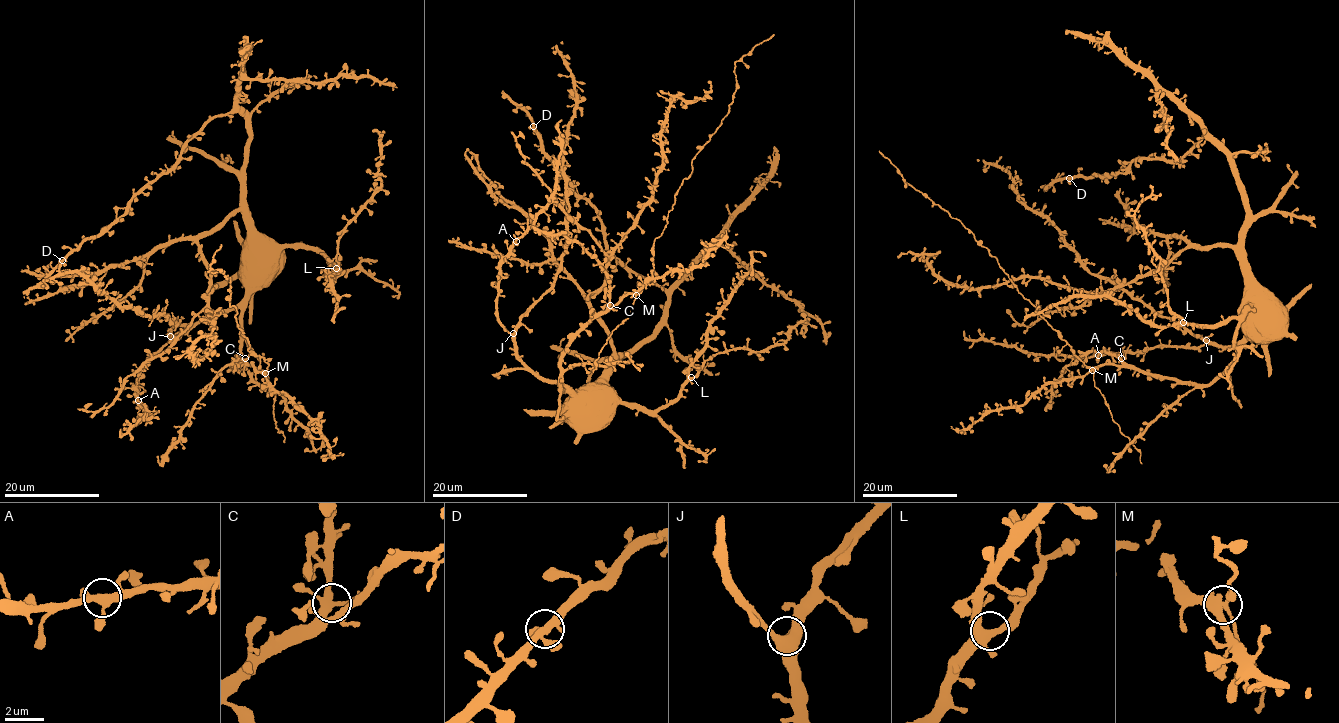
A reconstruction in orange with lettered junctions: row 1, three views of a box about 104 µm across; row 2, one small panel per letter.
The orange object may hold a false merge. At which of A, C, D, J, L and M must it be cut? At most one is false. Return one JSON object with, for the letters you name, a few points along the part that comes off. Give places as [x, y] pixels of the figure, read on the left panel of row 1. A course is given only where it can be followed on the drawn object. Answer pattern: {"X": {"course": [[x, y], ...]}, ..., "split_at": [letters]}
{"split_at": []}

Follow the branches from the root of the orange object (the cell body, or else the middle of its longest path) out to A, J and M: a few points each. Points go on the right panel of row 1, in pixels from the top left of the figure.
A: (1246, 330), (1237, 345), (1226, 347), (1206, 342), (1192, 347), (1158, 344), (1135, 352), (1108, 352), (1098, 355)
J: (1246, 330), (1237, 345), (1224, 347), (1206, 340)
M: (1246, 330), (1240, 341), (1236, 360), (1207, 384), (1158, 379), (1136, 368), (1114, 364), (1092, 370)

